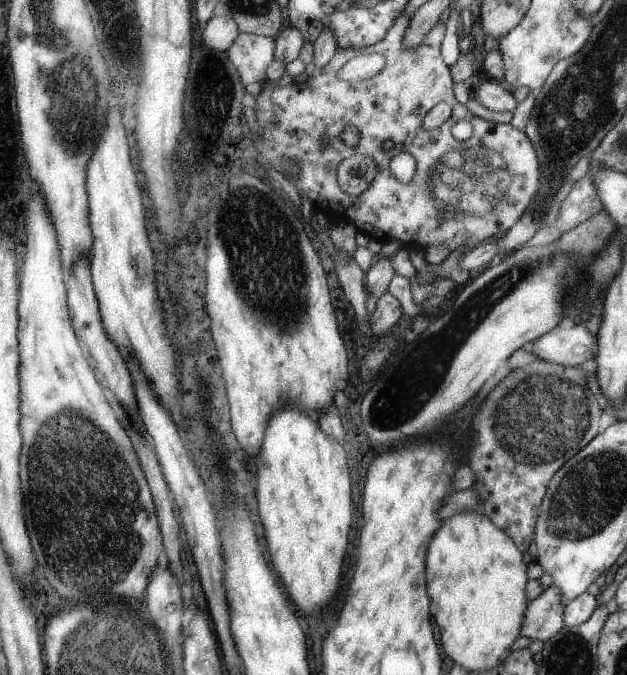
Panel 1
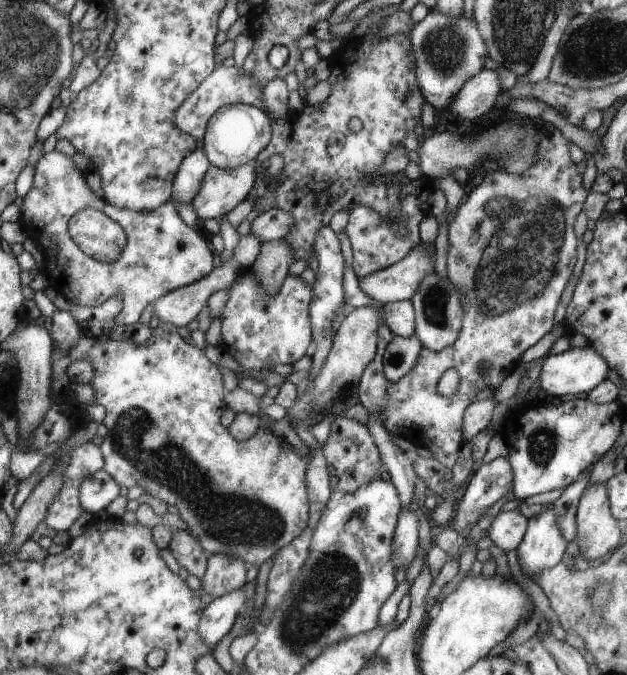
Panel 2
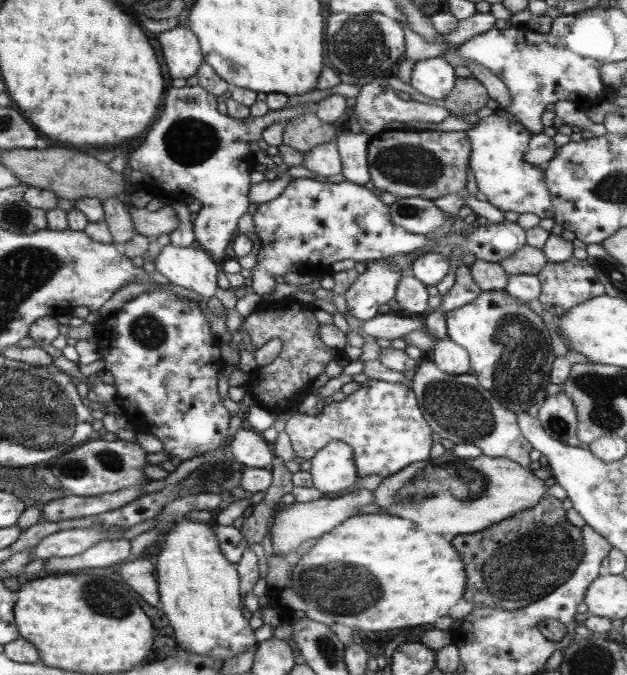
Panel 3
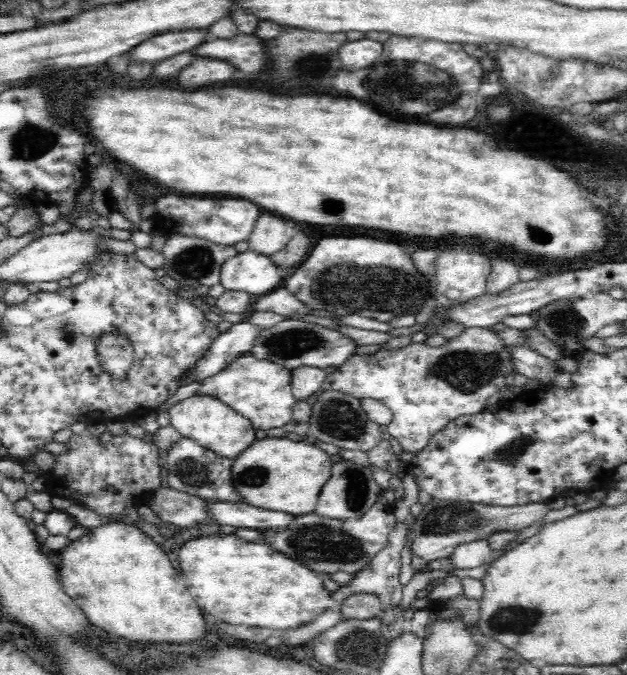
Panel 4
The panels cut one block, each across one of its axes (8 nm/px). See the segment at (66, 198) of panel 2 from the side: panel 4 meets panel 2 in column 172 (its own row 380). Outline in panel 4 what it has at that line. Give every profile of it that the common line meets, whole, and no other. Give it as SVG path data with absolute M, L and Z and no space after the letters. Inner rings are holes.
M250 351L230 360L226 368L204 380L198 394L212 396L227 404L250 420L255 430L270 430L292 423L292 407L297 401L291 393L290 370L274 364L274 361L256 359Z

